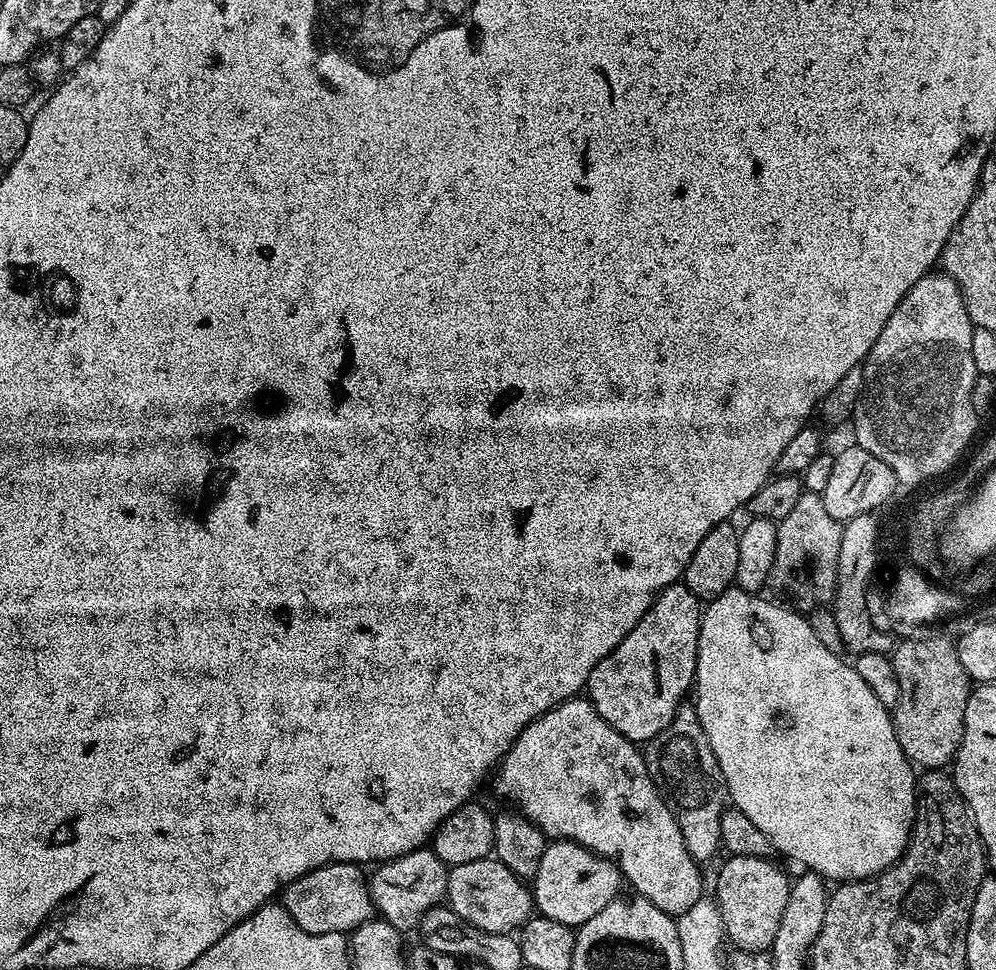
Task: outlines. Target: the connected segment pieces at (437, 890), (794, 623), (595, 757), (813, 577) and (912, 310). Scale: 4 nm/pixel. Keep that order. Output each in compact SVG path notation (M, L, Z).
M431 847L416 848L410 854L385 860L377 868L380 869L370 876L372 903L379 919L390 922L390 926L415 929L420 919L447 897L449 865L442 863Z
M733 586L724 591L721 596L707 601L700 613L700 633L698 634L698 654L696 656L696 678L694 681L694 707L702 730L706 730L706 738L710 742L710 750L718 758L718 766L724 775L724 786L731 803L766 838L770 838L773 849L777 853L797 860L807 871L824 877L828 882L847 882L849 880L866 880L884 872L891 864L896 863L910 848L910 837L918 819L918 776L908 755L902 750L898 742L898 734L894 723L894 716L889 709L874 698L870 686L858 678L855 667L843 659L843 655L836 655L826 650L818 640L818 635L811 628L807 615L783 608L780 604L771 604L763 600L763 595L754 592L744 592L739 586Z
M563 700L530 722L501 759L499 772L501 794L509 796L517 804L513 805L520 815L540 829L545 837L573 840L575 844L605 856L619 867L627 887L629 884L632 887L629 889L635 895L645 896L654 902L658 910L675 918L703 897L701 865L690 854L690 850L686 850L686 842L682 842L682 830L678 830L674 814L650 778L643 751L633 741L618 734L618 730L614 730L614 726L610 726L610 722L606 722L598 710L594 710L591 700Z
M805 491L790 509L790 514L776 524L776 561L770 577L771 587L796 600L795 607L804 614L816 607L831 605L840 578L841 550L841 521L830 518L821 493Z
M932 270L928 275L918 278L914 286L910 286L902 302L898 302L894 314L890 314L886 326L882 326L878 342L874 342L868 351L862 365L864 389L860 392L856 409L852 411L850 425L856 431L855 443L870 450L874 458L882 458L882 462L894 470L901 485L920 484L935 476L943 477L951 473L961 457L969 451L968 443L976 432L978 420L972 401L978 375L974 354L970 354L973 327L958 286L943 271Z

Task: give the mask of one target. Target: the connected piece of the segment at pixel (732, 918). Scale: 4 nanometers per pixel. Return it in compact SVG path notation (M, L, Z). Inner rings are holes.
M728 856L718 875L714 901L720 910L721 920L729 941L741 952L764 954L778 934L778 922L786 910L790 876L787 876L772 858Z

